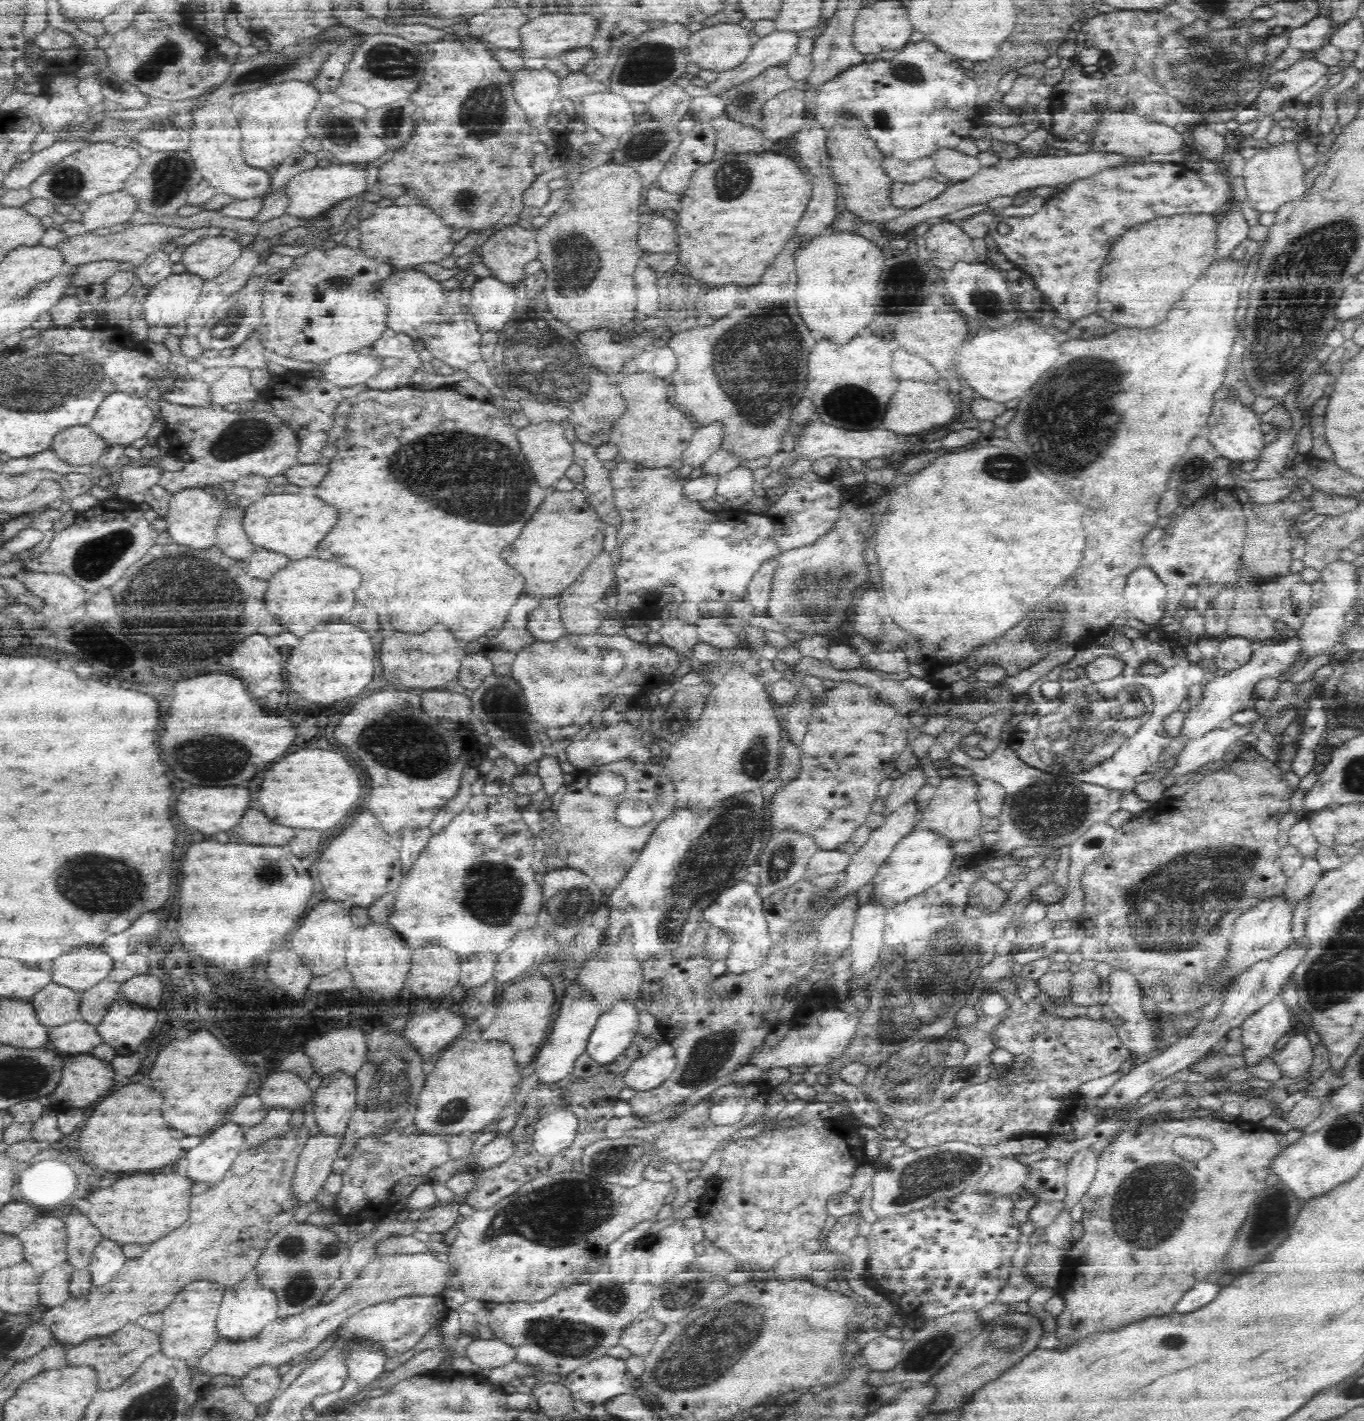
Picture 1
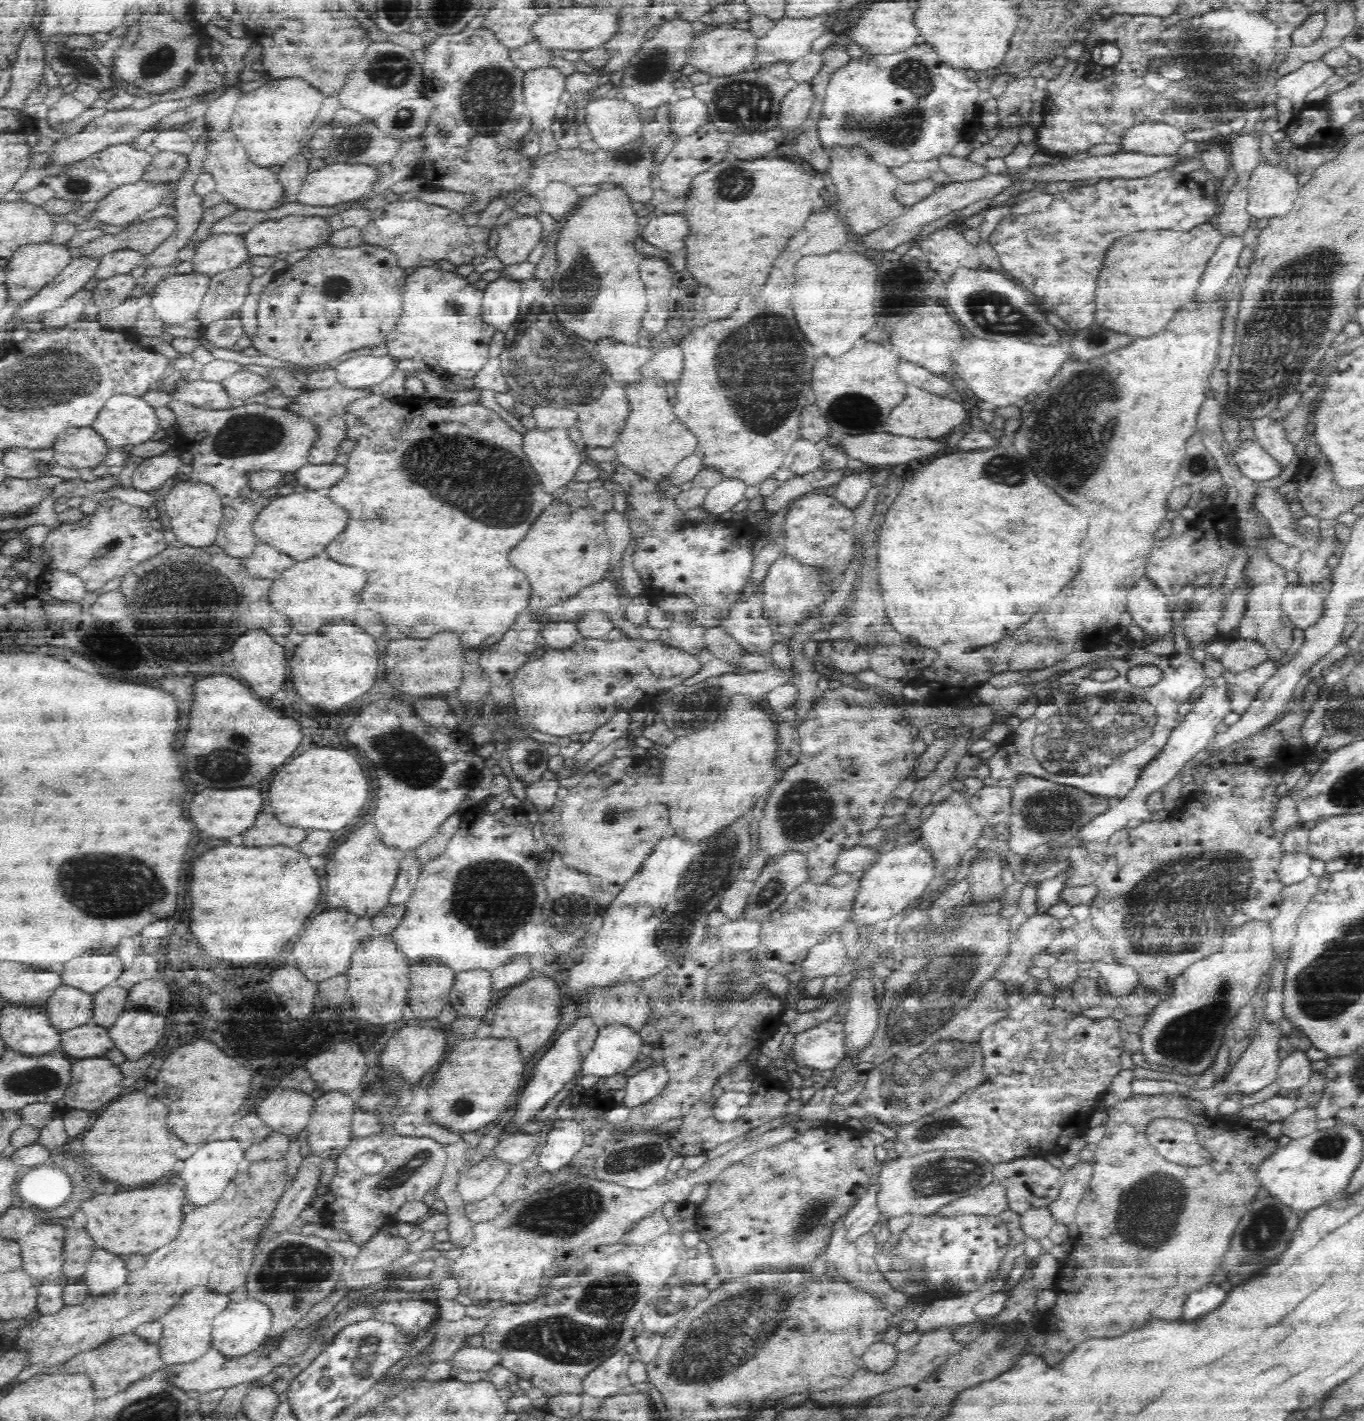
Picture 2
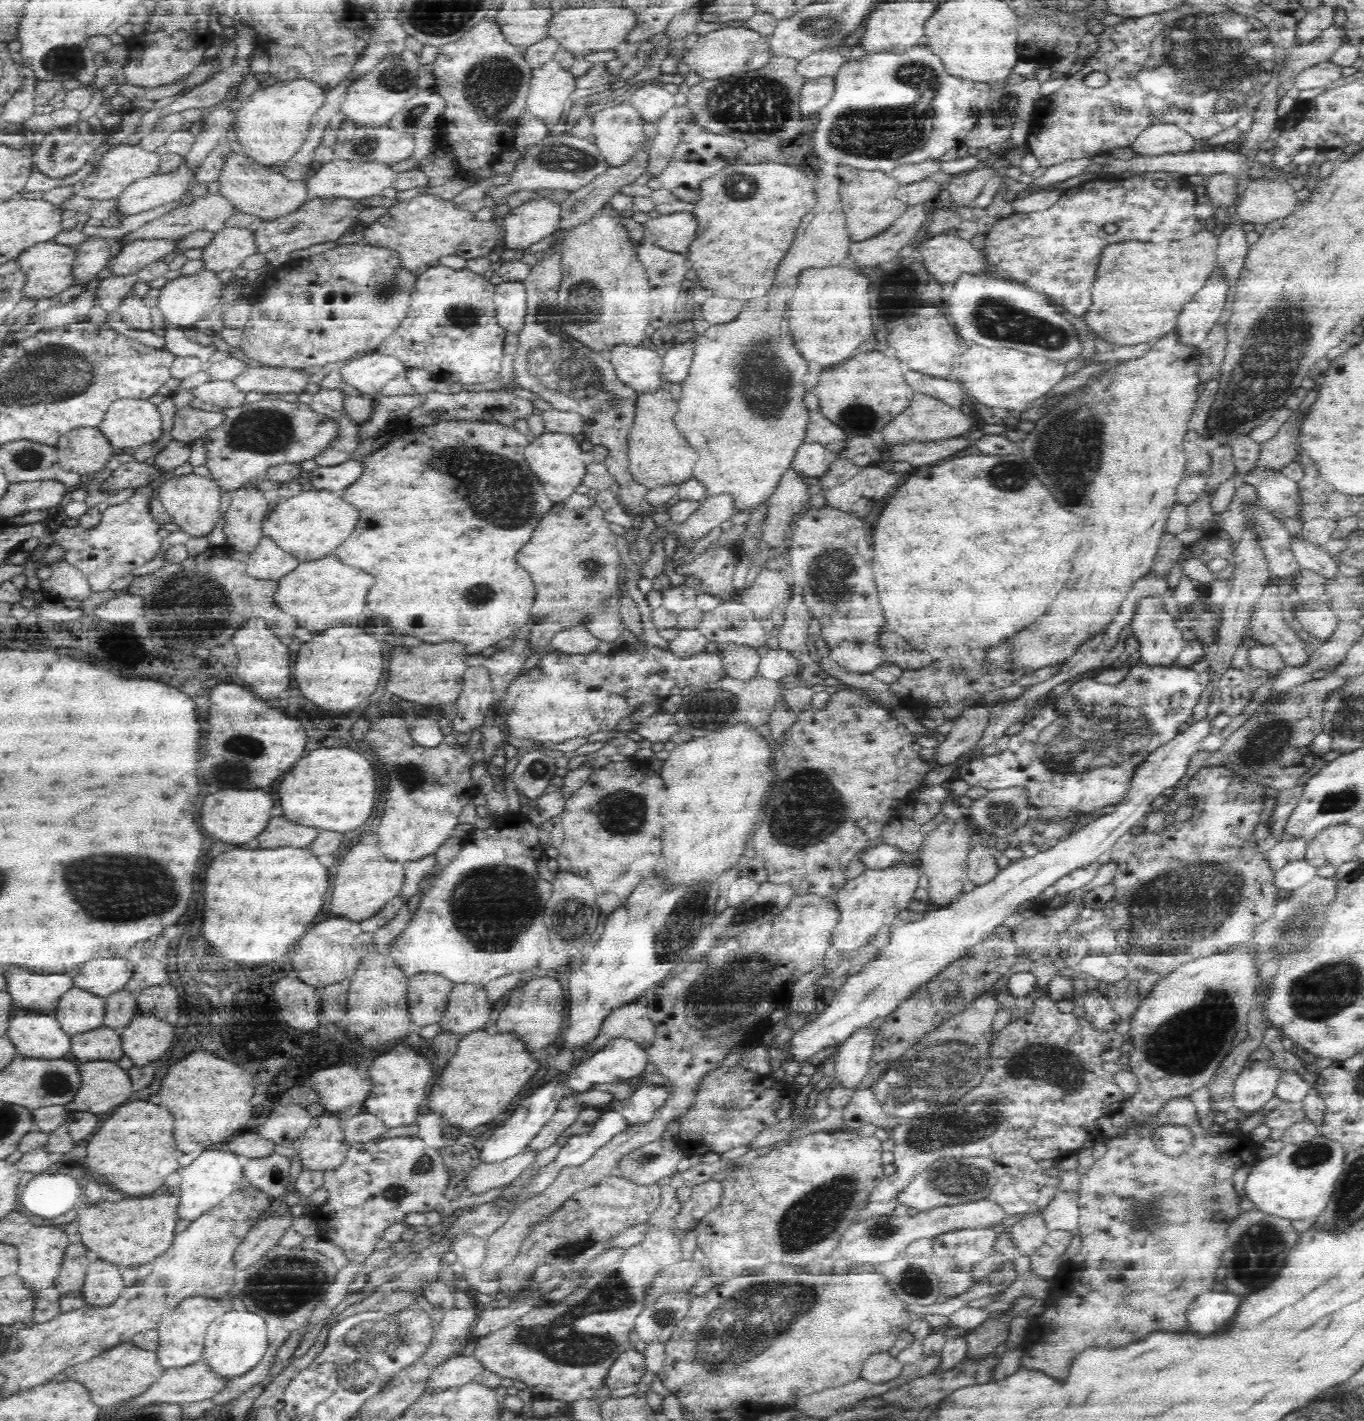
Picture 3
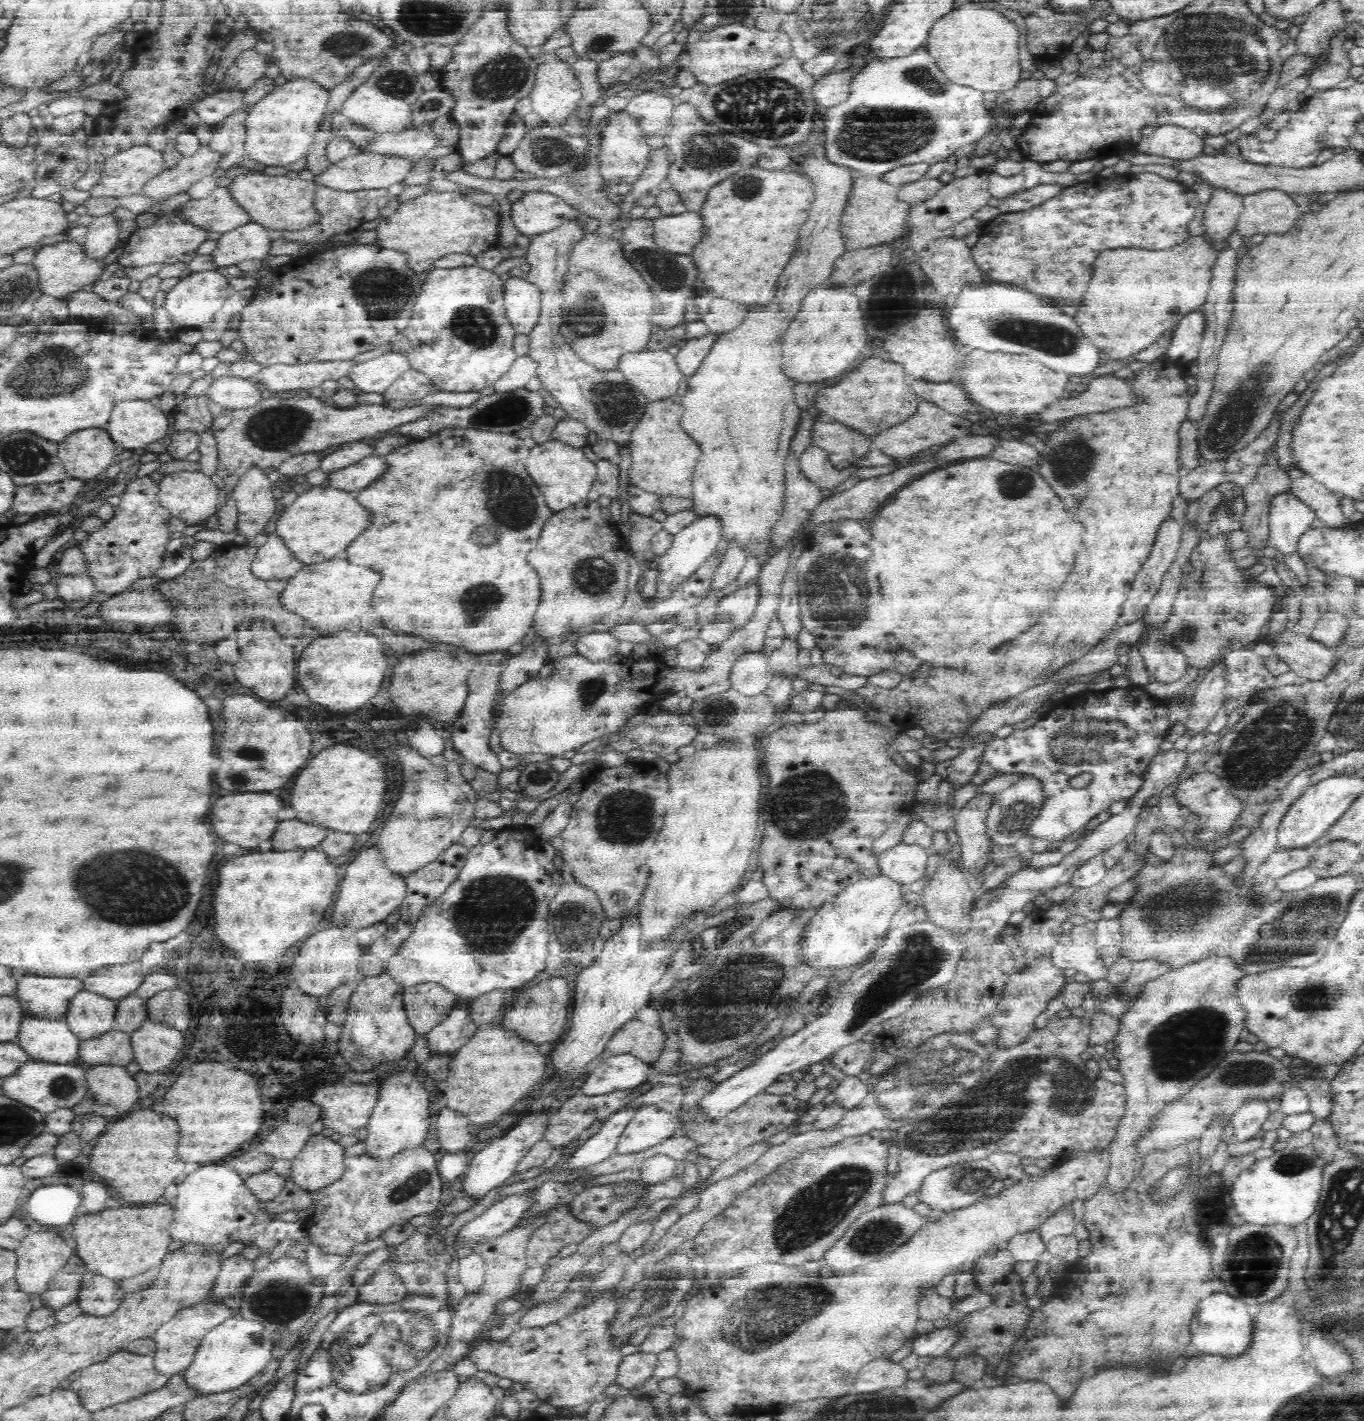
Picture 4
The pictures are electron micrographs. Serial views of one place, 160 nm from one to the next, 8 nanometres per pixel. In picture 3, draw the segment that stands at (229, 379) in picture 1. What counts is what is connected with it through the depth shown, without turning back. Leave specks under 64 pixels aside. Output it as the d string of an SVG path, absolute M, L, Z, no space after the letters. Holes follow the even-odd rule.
M285 367L246 368L231 382L242 394L249 392L262 393L302 393L308 386L307 375L300 370L286 369Z

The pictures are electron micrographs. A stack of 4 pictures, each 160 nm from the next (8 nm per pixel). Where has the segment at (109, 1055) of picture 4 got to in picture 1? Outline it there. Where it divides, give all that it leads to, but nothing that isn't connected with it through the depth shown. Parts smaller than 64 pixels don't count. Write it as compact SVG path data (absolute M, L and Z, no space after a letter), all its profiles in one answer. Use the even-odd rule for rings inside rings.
M80 1018L68 1021L66 1024L48 1027L47 1042L49 1048L56 1048L73 1055L90 1053L94 1046L102 1043L102 1039L96 1034L93 1024L88 1024Z

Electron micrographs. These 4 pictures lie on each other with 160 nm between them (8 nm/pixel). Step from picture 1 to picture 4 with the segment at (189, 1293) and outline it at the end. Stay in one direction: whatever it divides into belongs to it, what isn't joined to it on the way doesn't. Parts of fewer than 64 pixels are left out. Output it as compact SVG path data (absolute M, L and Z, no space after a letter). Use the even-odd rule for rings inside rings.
M202 1301L194 1304L194 1306L188 1305L188 1308L178 1310L172 1316L172 1320L165 1321L165 1324L156 1329L156 1333L153 1335L157 1345L155 1357L153 1358L156 1371L168 1376L186 1371L194 1362L198 1348L207 1332L221 1324L220 1320L226 1320L235 1313L232 1308L222 1302L210 1304L210 1302Z

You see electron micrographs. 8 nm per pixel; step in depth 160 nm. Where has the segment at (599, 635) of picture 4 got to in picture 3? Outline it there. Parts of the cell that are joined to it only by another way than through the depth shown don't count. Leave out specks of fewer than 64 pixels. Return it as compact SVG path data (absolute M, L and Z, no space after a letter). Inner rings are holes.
M584 624L564 628L548 640L549 650L556 650L566 655L588 653L598 648L598 645L598 639L590 635Z

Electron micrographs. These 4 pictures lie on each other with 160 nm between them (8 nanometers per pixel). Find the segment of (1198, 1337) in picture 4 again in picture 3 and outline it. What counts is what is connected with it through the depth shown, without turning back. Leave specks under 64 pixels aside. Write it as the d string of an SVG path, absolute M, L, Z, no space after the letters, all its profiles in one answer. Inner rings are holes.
M1204 1292L1188 1306L1188 1326L1194 1332L1216 1332L1236 1312L1240 1298L1232 1292Z

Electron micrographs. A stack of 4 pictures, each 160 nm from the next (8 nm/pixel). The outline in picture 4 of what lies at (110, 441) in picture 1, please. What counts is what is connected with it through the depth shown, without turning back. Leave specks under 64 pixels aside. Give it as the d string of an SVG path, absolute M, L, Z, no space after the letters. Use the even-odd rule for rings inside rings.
M148 400L120 401L109 418L104 429L121 450L142 448L171 434L167 415Z

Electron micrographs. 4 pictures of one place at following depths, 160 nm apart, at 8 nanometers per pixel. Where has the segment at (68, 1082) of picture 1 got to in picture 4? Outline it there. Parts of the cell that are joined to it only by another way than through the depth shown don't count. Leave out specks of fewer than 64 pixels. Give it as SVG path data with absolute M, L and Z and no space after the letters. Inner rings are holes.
M96 1064L85 1068L88 1092L71 1109L75 1114L94 1113L118 1116L127 1112L138 1098L138 1087L133 1074L123 1065Z

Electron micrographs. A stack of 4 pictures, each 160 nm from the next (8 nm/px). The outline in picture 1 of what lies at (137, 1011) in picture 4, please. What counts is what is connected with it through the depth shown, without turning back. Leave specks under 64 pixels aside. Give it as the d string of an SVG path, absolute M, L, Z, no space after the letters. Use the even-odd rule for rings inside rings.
M105 979L81 991L78 998L80 1018L88 1024L98 1024L104 1018L108 1006L120 997L120 987L120 982Z

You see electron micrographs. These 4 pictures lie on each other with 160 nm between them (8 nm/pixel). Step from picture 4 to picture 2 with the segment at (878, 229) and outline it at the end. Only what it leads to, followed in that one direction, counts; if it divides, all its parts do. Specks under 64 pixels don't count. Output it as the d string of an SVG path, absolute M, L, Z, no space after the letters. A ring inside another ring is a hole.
M832 144L832 166L829 166L830 176L838 188L838 202L842 208L842 216L860 236L866 235L888 221L896 220L905 212L905 207L893 196L893 190L900 181L893 176L891 167L880 164L862 144Z

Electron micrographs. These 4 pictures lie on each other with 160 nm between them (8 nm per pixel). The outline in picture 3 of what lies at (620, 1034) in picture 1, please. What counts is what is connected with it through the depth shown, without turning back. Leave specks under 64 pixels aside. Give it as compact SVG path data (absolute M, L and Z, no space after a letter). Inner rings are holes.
M614 1036L606 1040L600 1046L600 1050L592 1052L592 1056L584 1059L582 1063L569 1071L568 1088L572 1088L575 1093L580 1093L591 1090L593 1084L621 1082L626 1078L634 1078L636 1074L644 1071L648 1062L647 1049L639 1041L632 1040L631 1037Z

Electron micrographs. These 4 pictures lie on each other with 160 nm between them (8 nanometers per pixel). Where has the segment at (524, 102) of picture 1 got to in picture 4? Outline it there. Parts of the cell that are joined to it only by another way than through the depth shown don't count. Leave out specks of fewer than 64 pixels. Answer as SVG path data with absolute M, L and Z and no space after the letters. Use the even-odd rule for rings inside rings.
M559 58L548 63L540 63L536 66L532 90L529 92L532 101L532 110L542 117L545 124L551 127L560 127L564 121L572 116L573 110L579 106L582 93L581 84L574 74L571 65Z

